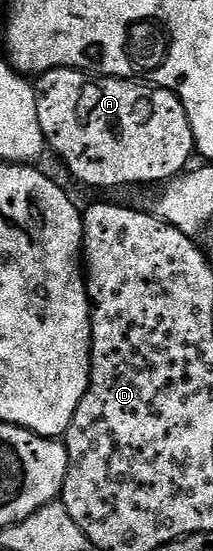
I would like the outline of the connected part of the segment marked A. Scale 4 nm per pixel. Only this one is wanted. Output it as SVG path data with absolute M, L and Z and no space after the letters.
M56 68L41 73L35 91L39 126L45 135L48 151L54 152L65 163L66 170L89 188L121 188L124 184L160 185L182 175L190 167L189 159L194 159L193 131L187 110L183 110L177 95L166 88L136 80L98 78L87 72L76 72L73 68Z

